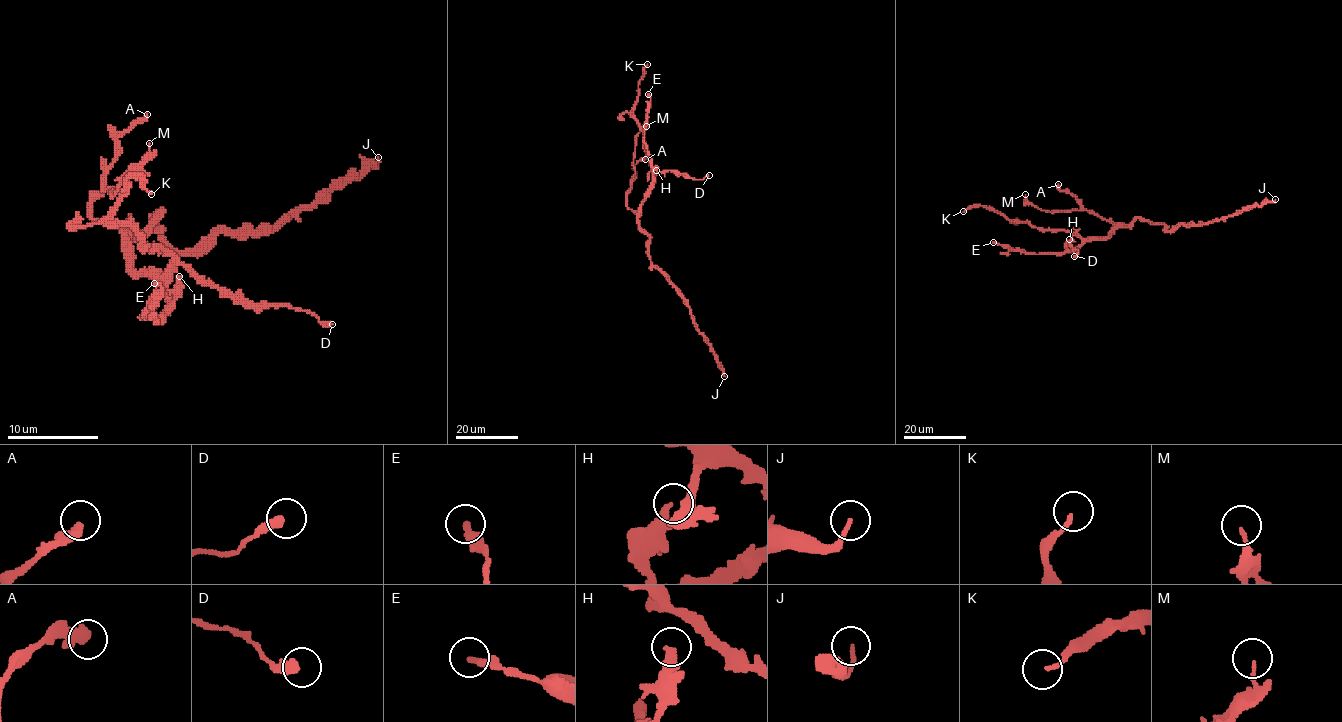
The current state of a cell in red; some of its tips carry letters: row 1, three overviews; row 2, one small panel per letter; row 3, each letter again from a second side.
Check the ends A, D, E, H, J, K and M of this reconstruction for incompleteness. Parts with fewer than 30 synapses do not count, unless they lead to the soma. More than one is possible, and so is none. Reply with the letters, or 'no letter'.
K

